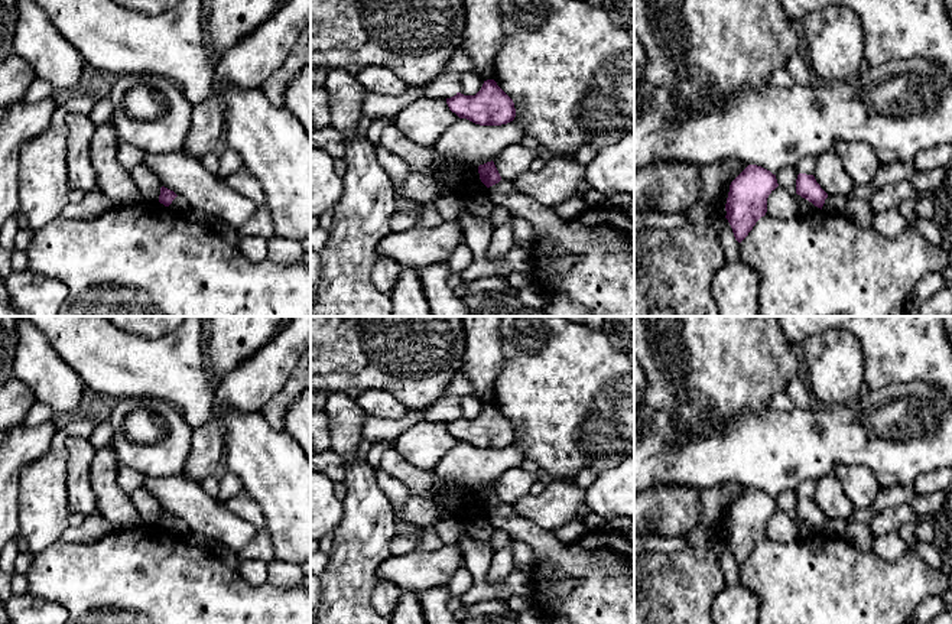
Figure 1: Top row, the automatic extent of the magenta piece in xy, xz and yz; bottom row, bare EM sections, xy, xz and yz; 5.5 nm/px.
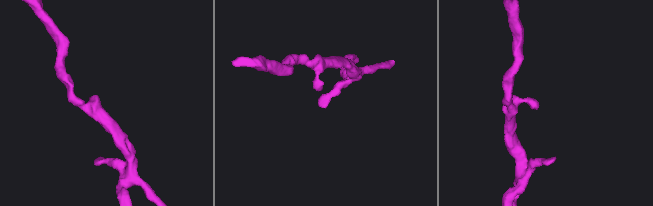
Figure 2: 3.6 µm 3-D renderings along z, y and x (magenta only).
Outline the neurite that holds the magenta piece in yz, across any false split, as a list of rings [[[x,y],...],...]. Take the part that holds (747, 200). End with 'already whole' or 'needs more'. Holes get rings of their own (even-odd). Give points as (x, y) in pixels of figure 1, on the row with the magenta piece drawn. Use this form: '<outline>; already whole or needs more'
[[[748,165],[730,185],[725,204],[734,237],[741,243],[767,212],[767,198],[779,186],[770,170]]]; already whole

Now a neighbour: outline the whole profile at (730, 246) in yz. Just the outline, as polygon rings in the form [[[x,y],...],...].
[[[711,215],[709,222],[718,234],[725,260],[735,261],[740,257],[740,243],[735,240],[728,220],[725,217]]]

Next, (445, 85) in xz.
[[[445,71],[439,77],[436,77],[430,84],[426,85],[426,91],[423,97],[428,98],[451,98],[458,92],[458,77]]]

